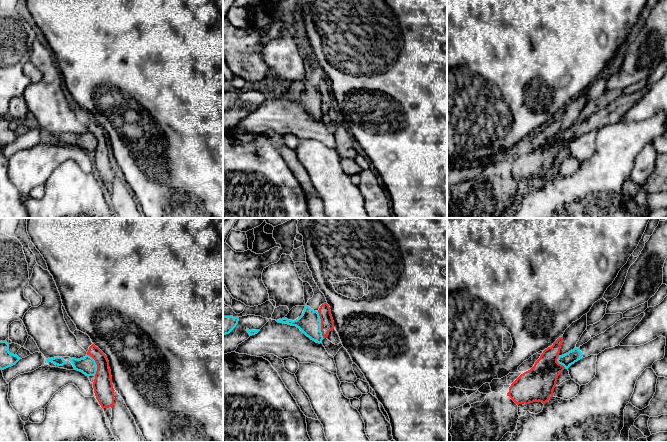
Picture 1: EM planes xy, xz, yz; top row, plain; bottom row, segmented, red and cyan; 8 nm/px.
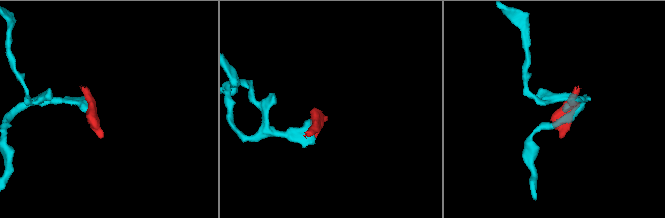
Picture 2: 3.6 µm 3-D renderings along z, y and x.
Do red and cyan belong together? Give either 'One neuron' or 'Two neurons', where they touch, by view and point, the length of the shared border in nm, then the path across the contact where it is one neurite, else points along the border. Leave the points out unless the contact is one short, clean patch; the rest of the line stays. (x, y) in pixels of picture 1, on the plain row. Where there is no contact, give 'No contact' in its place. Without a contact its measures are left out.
Two neurons. Touches red at xz (321, 101). Shared border 240 nm. Boundary: xz (317, 87), (320, 93), (321, 111), (324, 114)

